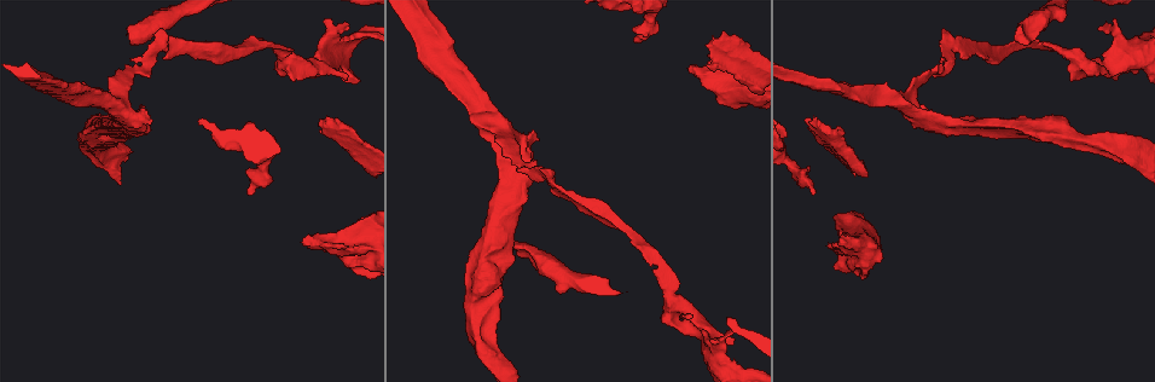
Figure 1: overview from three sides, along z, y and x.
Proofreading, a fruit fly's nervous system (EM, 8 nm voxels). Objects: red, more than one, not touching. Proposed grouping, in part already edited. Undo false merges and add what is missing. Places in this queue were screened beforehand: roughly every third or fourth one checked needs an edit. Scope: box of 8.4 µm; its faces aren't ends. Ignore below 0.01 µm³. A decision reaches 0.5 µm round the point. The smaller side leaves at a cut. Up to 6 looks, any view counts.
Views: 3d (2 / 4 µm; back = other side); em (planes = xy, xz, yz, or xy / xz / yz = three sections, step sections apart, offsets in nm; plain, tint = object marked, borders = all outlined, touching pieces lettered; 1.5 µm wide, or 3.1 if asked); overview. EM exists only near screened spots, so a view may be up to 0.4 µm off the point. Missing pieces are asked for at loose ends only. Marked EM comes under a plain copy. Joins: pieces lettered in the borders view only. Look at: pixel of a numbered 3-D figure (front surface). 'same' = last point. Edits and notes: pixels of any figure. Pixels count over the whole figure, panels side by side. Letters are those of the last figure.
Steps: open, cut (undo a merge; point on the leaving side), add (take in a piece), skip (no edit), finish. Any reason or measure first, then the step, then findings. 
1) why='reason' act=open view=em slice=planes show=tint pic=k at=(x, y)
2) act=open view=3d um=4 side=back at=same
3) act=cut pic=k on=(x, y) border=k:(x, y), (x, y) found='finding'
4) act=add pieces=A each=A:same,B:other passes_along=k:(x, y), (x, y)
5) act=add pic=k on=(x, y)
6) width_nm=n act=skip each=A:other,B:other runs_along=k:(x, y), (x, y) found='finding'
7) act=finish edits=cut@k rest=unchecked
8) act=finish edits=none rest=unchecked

why='sudden change in width' act=open view=em slice=planes show=tint pic=1 at=(263, 174)

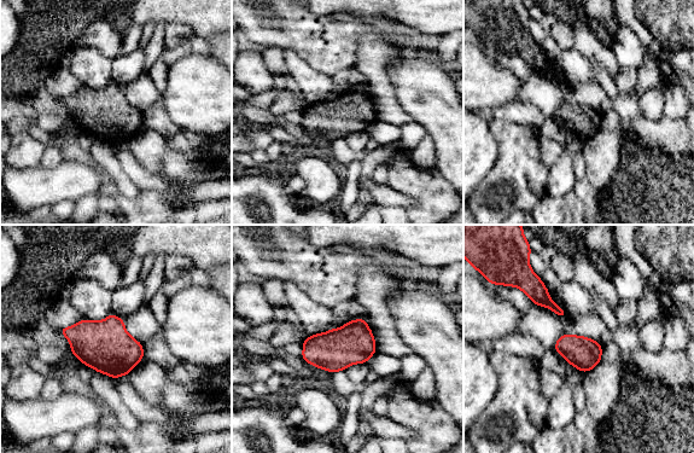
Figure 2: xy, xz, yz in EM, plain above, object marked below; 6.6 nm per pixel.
why='what lies round it' act=open view=em slice=planes show=borders at=same

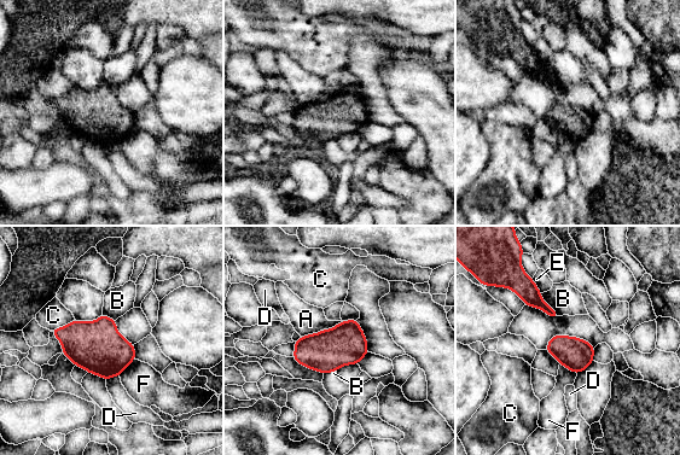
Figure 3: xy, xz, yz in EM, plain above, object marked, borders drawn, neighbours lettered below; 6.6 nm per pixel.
width_nm=220 act=skip each=A:other,B:other,C:other,D:other,E:other,F:other border=3:(540, 293), (540, 297), (559, 315) found='all the same cell'

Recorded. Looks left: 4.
why='thick end' act=open view=em slice=planes show=tint pic=1 at=(940, 116)

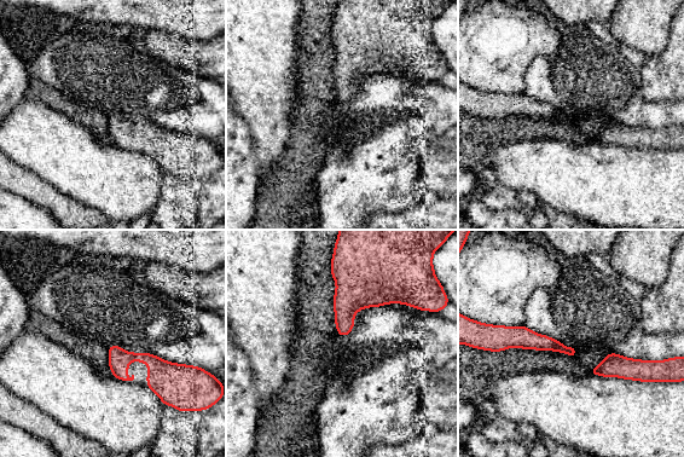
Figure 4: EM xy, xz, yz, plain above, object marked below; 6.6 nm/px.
why='what lies round it' act=open view=em slice=planes show=borders at=same

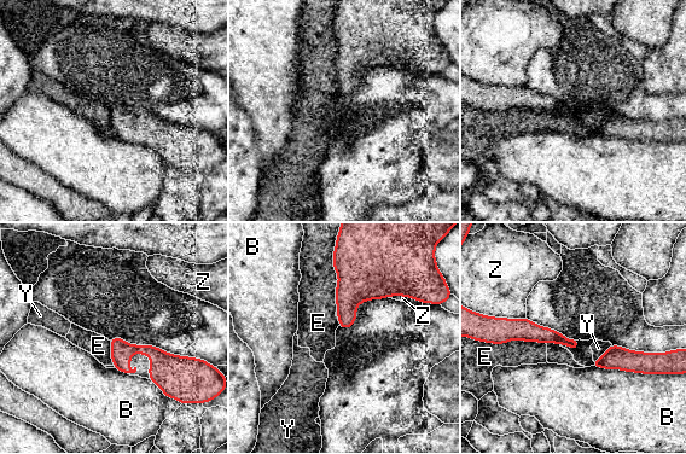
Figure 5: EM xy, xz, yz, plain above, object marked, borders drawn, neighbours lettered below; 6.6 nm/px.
act=skip each=B:other,E:other,Y:other,Z:other runs_along=5:(481, 337), (530, 331), (574, 344) found='no lettered piece goes on from it'

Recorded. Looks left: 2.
why='side arm on a straight run' act=open view=em slice=xy step=4 show=borders pic=1 at=(98, 126)

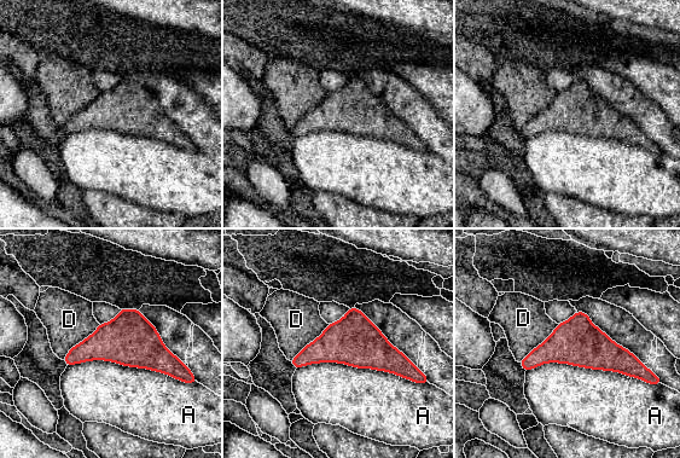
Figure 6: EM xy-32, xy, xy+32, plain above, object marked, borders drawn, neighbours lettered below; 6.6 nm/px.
act=skip each=A:other,D:other border=6:(99, 324), (62, 359) found='one cell here'

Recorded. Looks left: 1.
act=finish edits=none rest=unchecked

